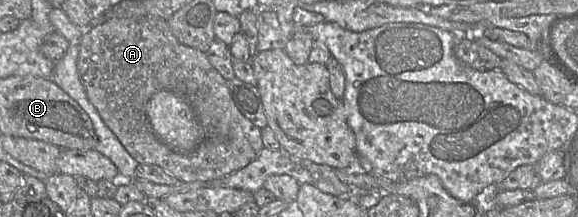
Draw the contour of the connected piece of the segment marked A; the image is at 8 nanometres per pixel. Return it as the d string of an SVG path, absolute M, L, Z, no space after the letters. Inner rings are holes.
M105 17L103 22L82 36L77 68L88 100L130 156L139 164L161 167L180 182L210 181L236 172L253 161L264 148L261 129L238 110L226 80L211 65L204 52L184 45L176 39L168 27L167 20L159 17ZM159 91L173 92L191 106L203 130L203 140L194 151L187 154L178 153L162 143L155 135L147 118L146 105Z

